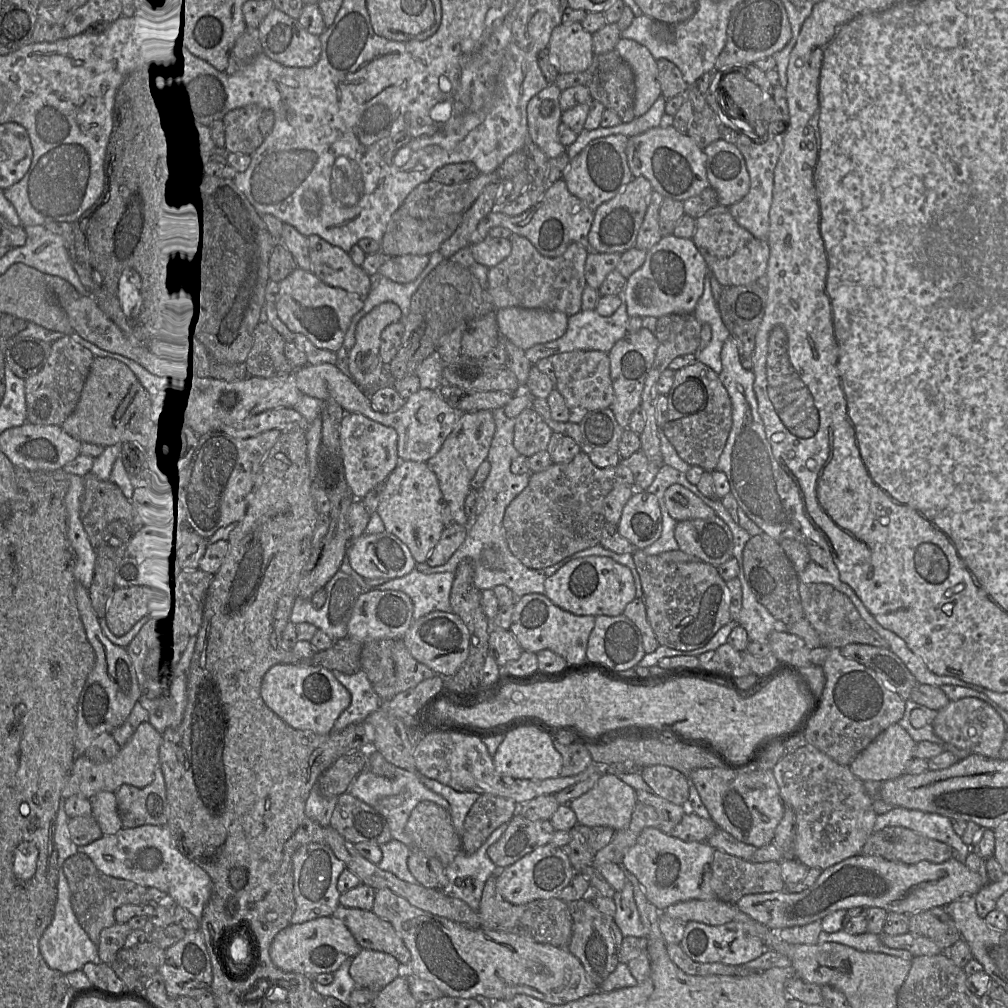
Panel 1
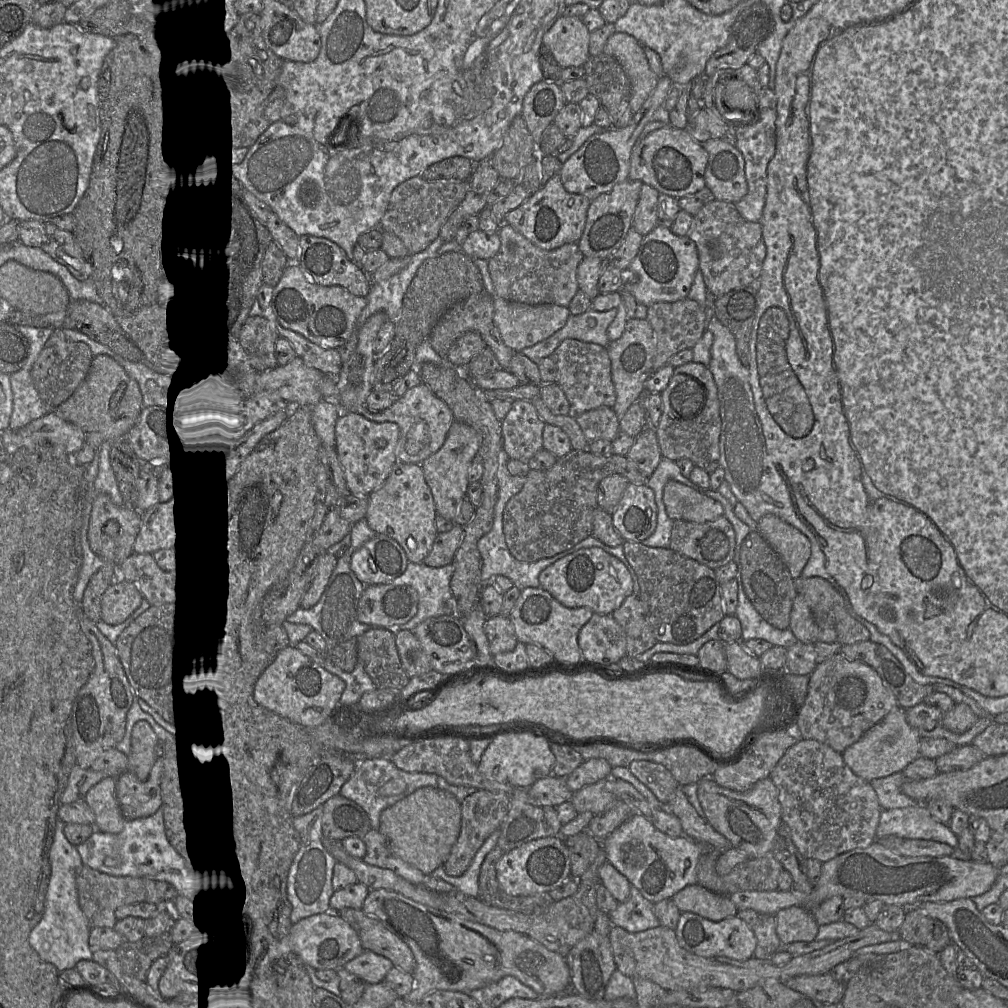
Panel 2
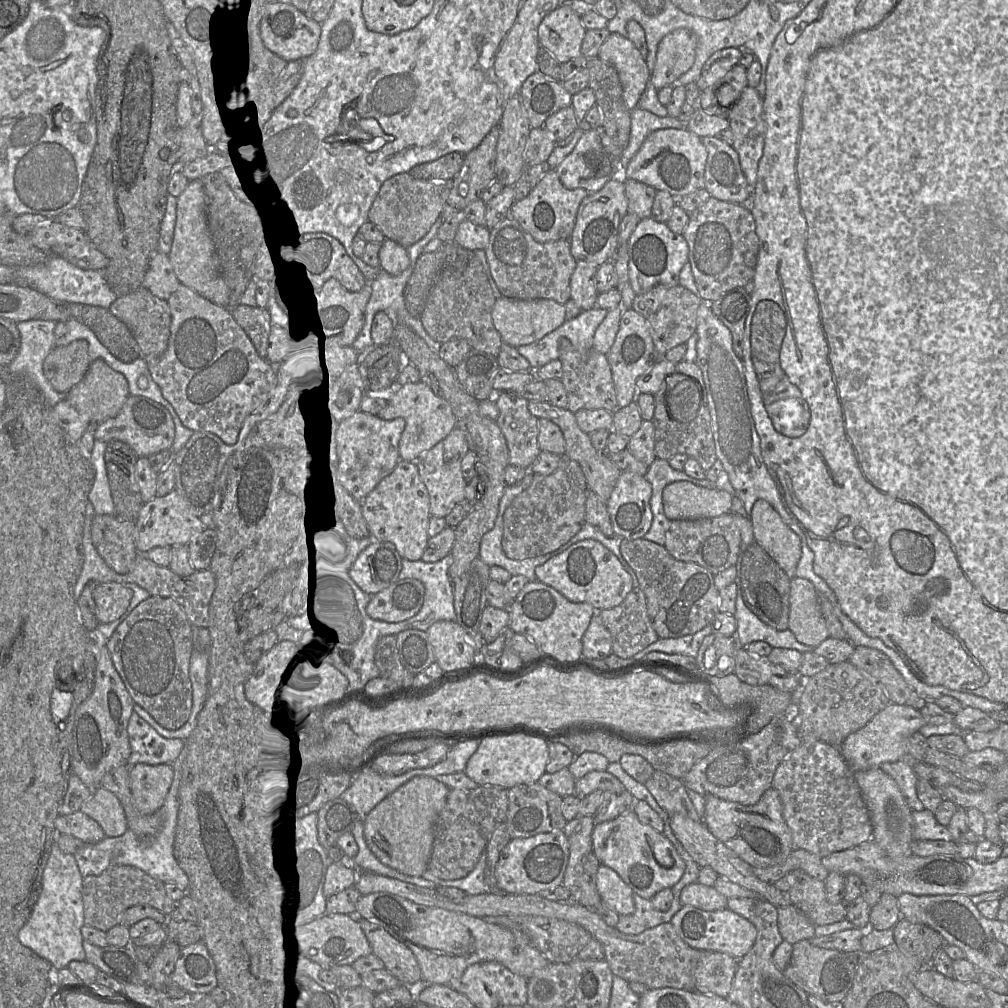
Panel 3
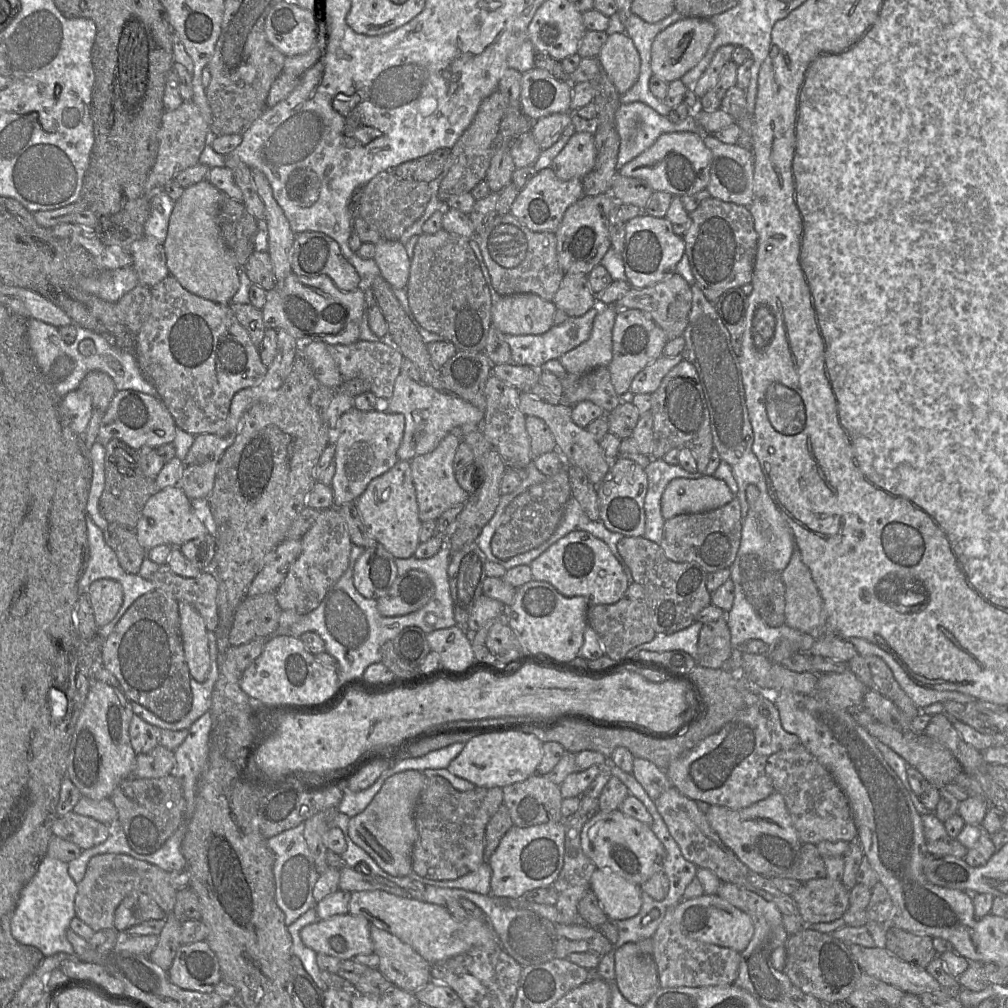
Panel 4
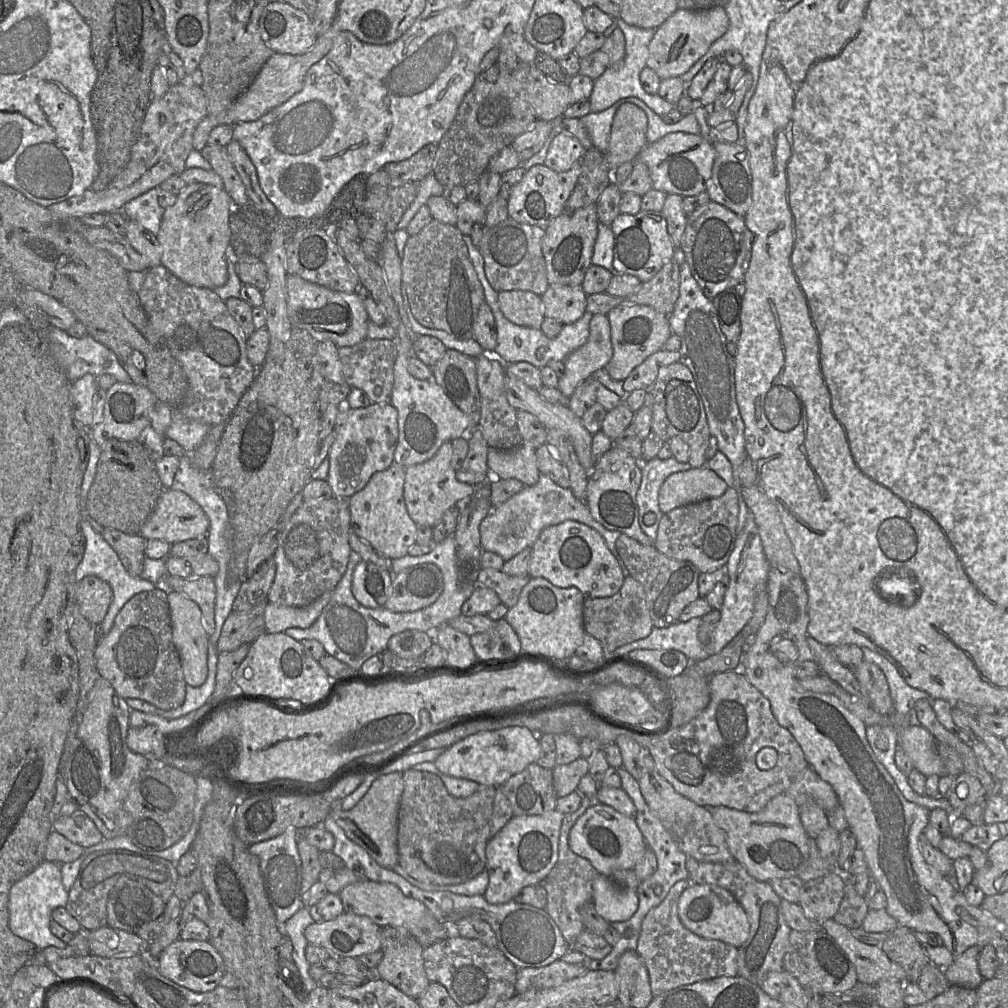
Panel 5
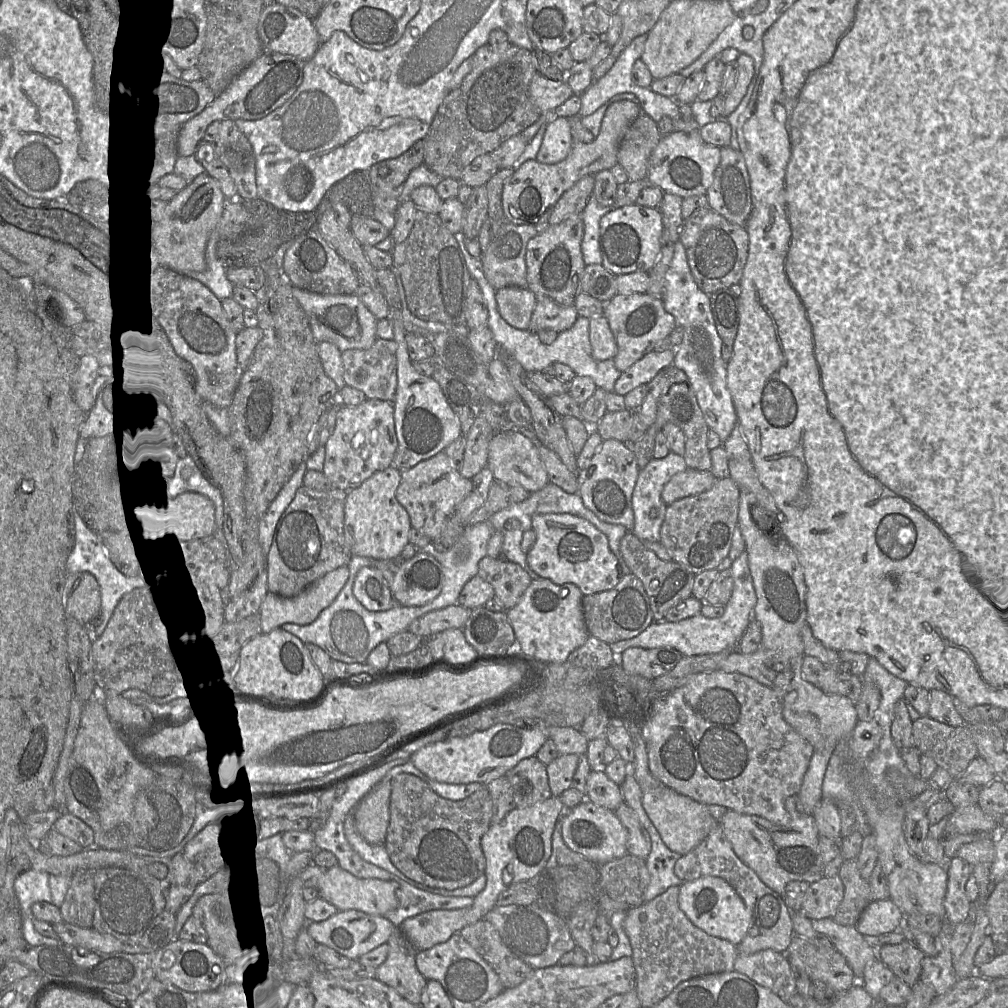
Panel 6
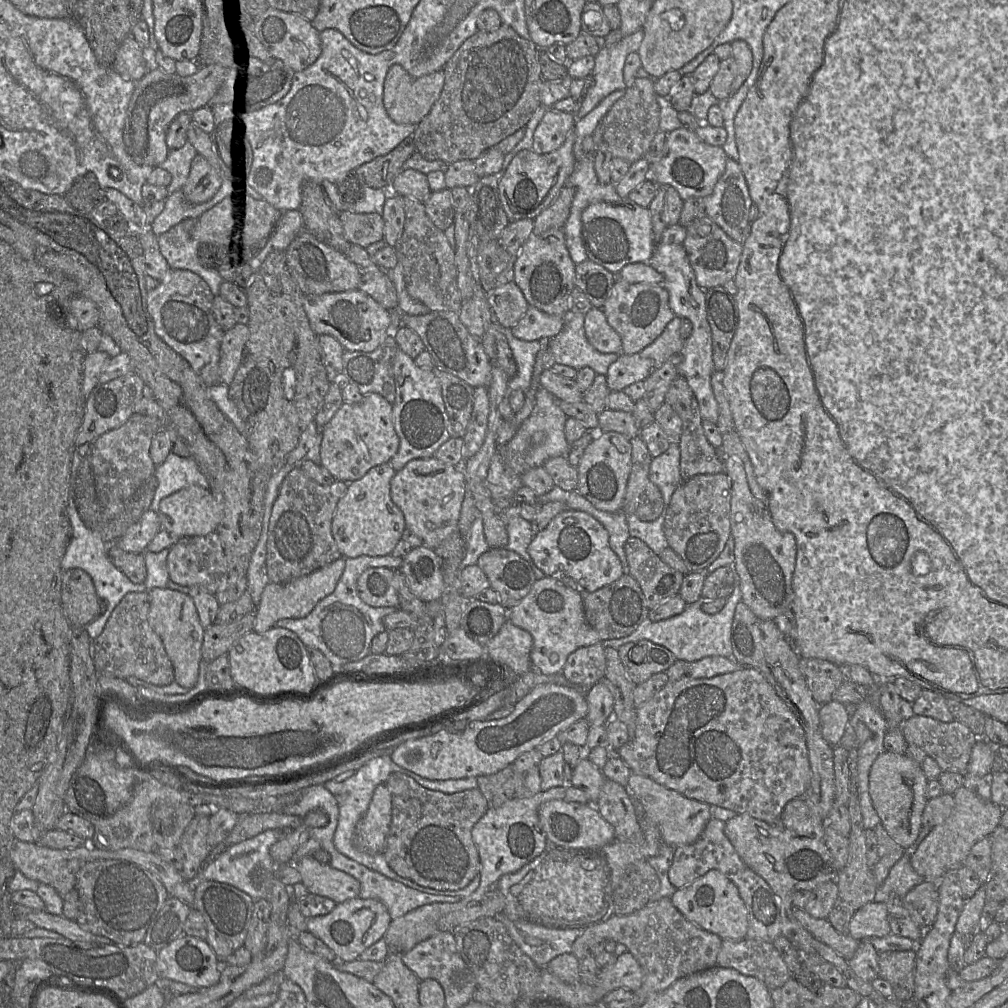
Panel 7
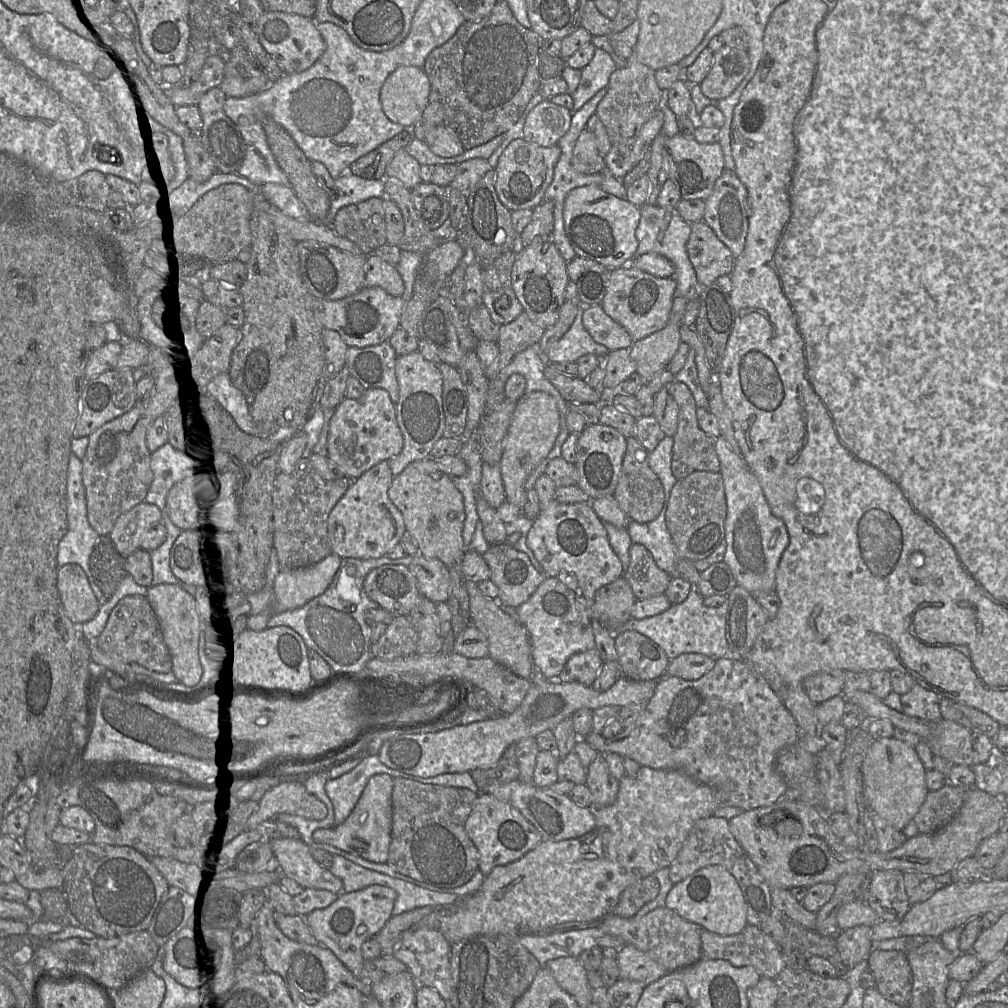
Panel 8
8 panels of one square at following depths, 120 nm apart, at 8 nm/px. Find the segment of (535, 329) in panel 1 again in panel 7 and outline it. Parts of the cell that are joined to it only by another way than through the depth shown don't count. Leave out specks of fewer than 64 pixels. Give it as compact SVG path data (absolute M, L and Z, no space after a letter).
M508 282L487 293L487 302L501 326L512 328L528 309L528 302L518 285Z

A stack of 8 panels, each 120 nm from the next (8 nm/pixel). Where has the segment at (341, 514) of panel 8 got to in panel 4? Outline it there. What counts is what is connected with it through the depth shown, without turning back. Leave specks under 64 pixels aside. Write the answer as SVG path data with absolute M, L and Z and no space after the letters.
M398 460L387 472L369 482L355 501L368 533L395 558L412 557L420 544L422 522L412 480L410 461Z

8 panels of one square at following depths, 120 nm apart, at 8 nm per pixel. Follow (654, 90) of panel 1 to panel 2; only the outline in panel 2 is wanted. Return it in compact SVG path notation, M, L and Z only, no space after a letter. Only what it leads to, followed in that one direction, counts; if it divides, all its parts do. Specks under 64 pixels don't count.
M615 32L607 40L603 53L614 57L631 83L630 106L637 112L657 86L659 77L651 70L642 46L633 36Z

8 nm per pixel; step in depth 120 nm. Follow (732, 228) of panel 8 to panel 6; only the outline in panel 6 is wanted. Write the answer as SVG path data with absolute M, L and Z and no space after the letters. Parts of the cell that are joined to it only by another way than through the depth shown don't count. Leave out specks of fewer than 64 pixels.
M723 147L714 181L707 191L708 207L729 222L745 226L753 210L750 178L740 150Z

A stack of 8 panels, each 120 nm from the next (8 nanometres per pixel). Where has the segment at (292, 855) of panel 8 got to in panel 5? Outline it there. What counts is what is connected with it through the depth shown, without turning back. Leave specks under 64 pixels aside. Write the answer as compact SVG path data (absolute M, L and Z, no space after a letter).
M365 878L344 887L340 892L345 912L369 917L380 927L396 926L406 929L423 947L428 947L440 940L455 937L457 924L441 922L433 917L427 907L414 898L405 896L394 884L375 882Z

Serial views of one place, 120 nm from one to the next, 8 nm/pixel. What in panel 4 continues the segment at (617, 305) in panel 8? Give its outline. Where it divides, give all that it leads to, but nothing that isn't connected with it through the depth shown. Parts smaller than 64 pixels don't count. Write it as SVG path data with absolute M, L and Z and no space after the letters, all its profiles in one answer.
M627 308L617 312L612 331L612 360L607 367L618 396L628 392L634 377L663 355L667 341L664 331L642 311Z

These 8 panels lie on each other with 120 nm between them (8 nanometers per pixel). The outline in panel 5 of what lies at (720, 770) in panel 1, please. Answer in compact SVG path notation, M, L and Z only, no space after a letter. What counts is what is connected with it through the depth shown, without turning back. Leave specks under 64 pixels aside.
M786 793L772 798L759 812L744 812L725 806L714 807L717 826L725 832L727 847L737 862L760 882L798 876L809 858L808 835L800 820L799 806Z

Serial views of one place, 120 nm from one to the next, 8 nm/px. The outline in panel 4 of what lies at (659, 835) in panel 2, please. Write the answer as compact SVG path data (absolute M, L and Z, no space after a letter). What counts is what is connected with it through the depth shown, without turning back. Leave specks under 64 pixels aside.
M619 809L609 812L597 812L582 828L581 847L584 854L592 860L597 868L608 868L629 882L640 886L654 874L663 871L666 852L663 844L653 833L650 826L632 818Z

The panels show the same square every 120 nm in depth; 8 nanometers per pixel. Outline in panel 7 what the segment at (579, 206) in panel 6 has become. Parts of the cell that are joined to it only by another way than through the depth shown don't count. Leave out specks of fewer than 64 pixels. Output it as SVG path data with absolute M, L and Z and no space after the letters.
M564 186L550 206L534 219L533 235L563 227L569 217L575 193L573 186Z

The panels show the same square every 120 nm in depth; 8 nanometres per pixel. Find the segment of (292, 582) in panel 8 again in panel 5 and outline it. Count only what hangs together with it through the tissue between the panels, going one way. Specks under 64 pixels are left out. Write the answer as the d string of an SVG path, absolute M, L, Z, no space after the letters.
M326 591L312 603L303 607L267 602L264 612L266 632L277 633L293 627L310 627L328 604L331 595L332 591Z

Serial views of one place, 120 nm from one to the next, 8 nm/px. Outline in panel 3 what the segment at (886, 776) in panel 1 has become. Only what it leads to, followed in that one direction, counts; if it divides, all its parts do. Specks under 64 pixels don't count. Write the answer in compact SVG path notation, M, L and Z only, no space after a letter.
M890 703L864 727L849 734L839 749L853 771L880 767L885 762L907 759L906 739L918 732L922 725L924 725L924 717L919 710L907 705Z

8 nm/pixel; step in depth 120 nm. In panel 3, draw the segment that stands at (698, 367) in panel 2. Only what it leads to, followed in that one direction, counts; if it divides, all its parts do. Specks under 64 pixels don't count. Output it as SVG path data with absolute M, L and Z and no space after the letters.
M681 361L674 371L663 380L660 389L653 395L655 411L652 418L654 425L654 451L656 458L669 460L677 454L685 454L694 458L706 473L717 460L716 447L711 426L709 398L702 371L694 362Z

